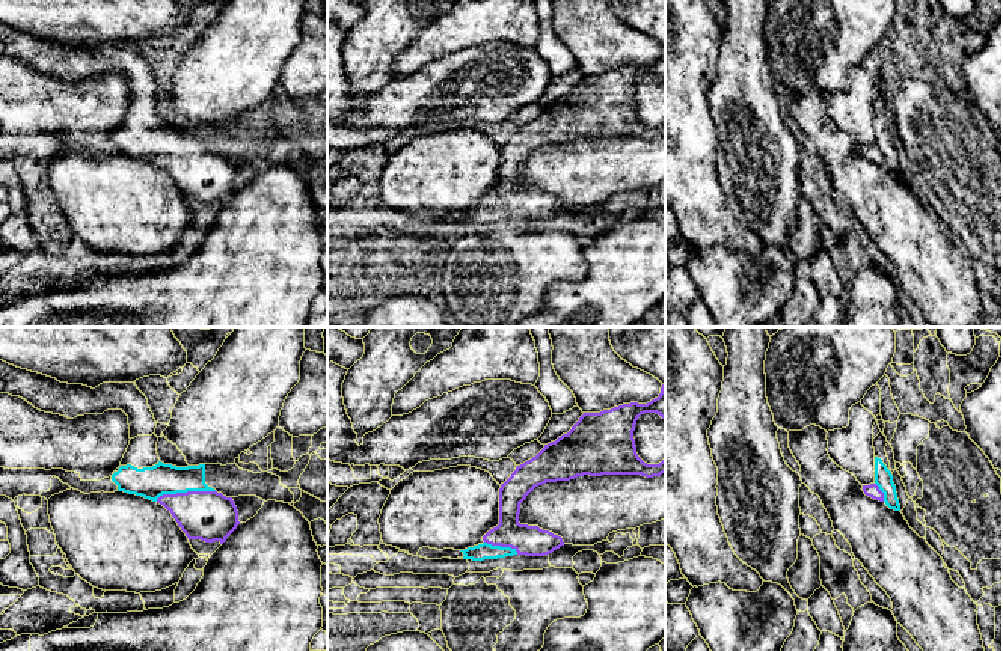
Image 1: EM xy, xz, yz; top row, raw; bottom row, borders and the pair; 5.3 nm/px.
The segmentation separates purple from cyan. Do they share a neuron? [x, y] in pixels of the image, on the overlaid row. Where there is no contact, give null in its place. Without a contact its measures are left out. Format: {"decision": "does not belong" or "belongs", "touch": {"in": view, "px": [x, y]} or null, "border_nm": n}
{"decision": "belongs", "touch": {"in": "xy", "px": [184, 493]}, "border_nm": 320}

